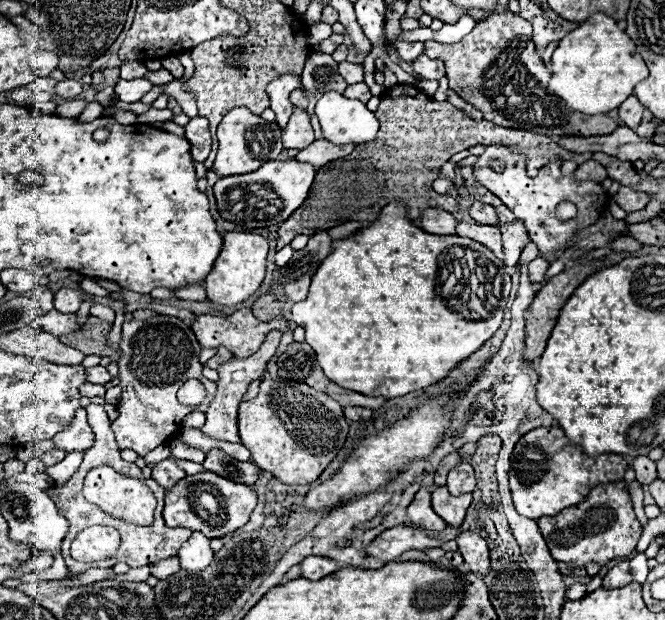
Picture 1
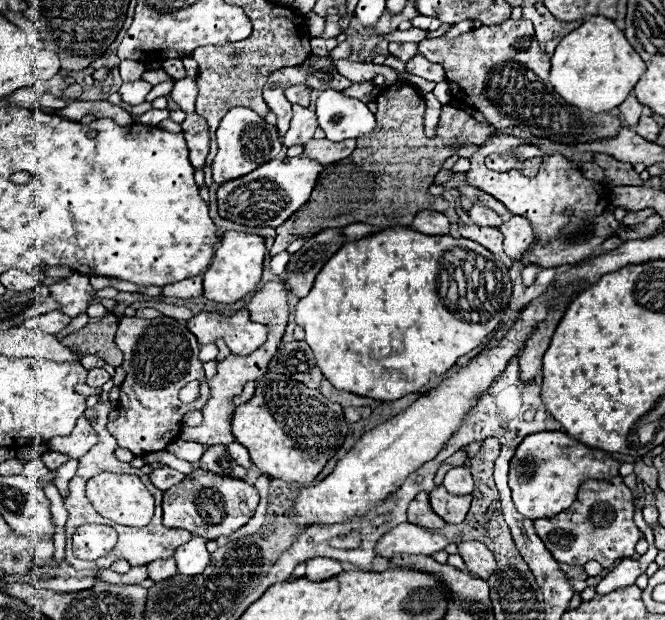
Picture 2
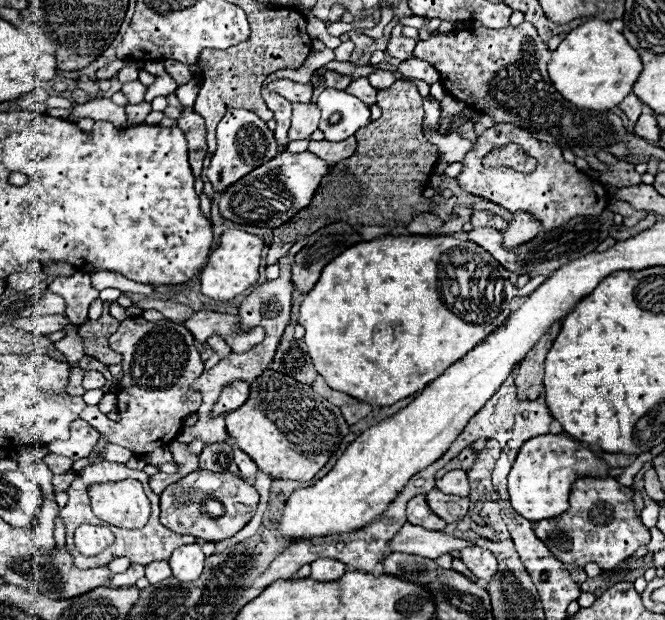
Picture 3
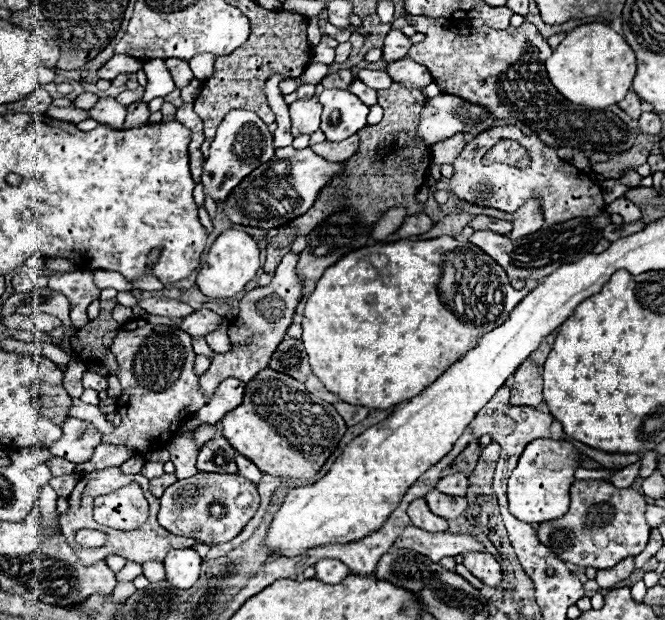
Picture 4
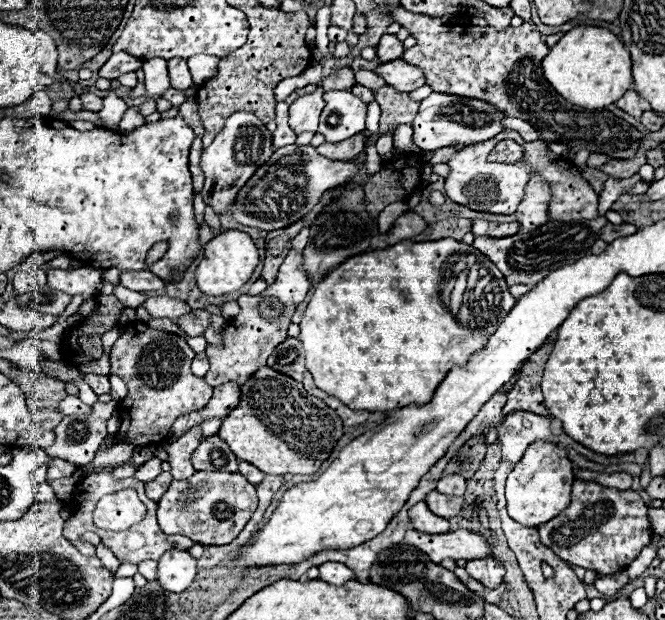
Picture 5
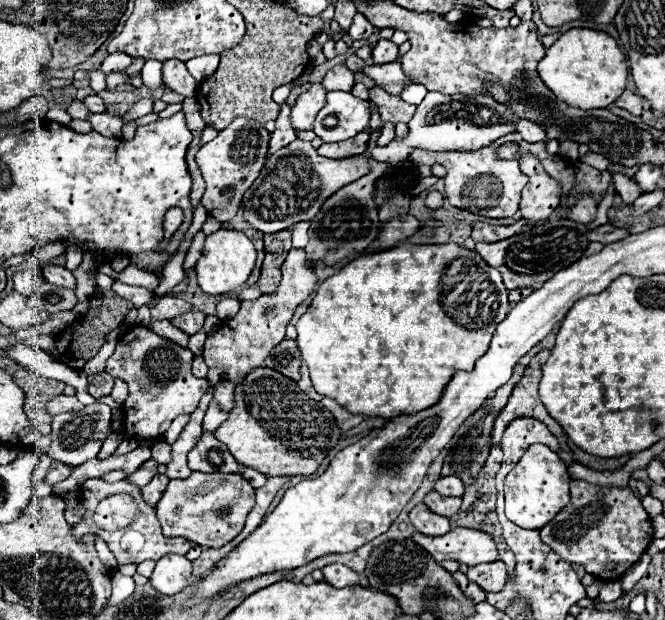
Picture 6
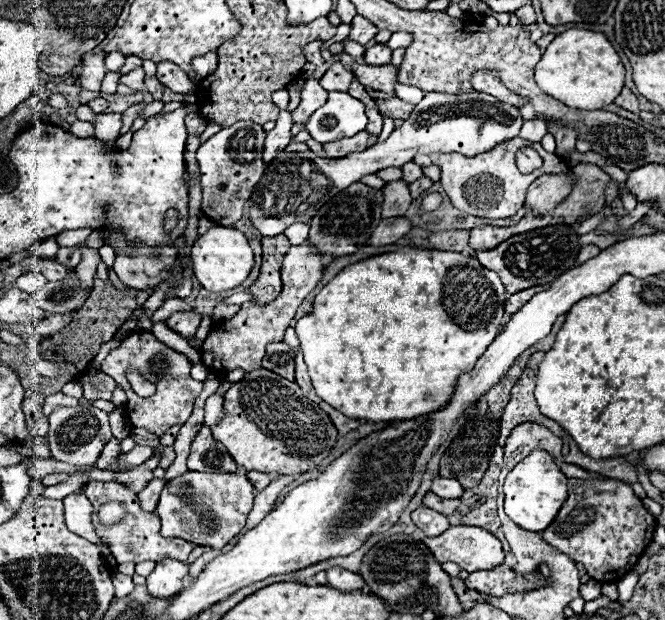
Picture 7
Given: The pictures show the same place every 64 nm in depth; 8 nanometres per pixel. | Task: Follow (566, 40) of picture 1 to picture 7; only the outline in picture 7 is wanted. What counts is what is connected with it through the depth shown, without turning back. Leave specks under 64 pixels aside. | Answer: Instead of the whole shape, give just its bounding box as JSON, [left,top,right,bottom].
[536,28,624,110]

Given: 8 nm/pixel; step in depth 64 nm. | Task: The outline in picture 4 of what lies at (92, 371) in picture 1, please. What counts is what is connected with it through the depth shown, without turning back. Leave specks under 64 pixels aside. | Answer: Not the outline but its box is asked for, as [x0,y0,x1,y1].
[82,372,108,392]

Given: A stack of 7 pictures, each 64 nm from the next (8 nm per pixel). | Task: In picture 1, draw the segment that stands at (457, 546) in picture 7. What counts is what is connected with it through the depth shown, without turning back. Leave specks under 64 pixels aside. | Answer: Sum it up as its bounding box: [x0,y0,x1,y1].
[368,524,444,562]

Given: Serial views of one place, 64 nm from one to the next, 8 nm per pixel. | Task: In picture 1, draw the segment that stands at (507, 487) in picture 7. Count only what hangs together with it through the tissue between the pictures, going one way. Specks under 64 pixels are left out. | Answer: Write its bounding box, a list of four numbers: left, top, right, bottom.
[510,428,626,520]

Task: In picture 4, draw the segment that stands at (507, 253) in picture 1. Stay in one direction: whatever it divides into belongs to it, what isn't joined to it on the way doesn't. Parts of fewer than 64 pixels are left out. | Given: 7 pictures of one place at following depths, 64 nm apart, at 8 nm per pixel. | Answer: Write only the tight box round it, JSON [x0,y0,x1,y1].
[508,198,544,238]

